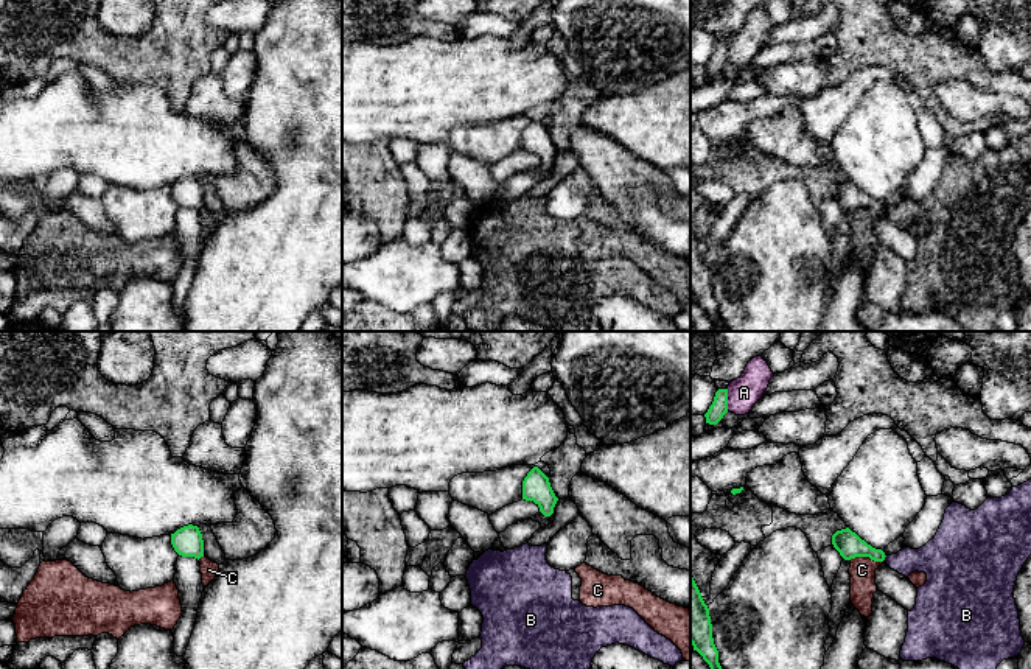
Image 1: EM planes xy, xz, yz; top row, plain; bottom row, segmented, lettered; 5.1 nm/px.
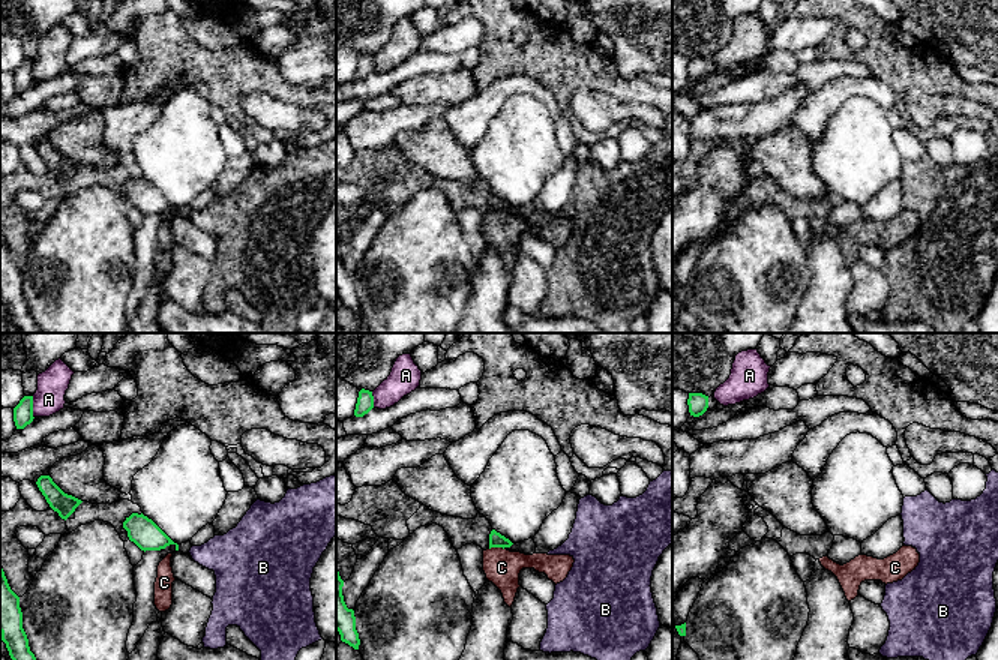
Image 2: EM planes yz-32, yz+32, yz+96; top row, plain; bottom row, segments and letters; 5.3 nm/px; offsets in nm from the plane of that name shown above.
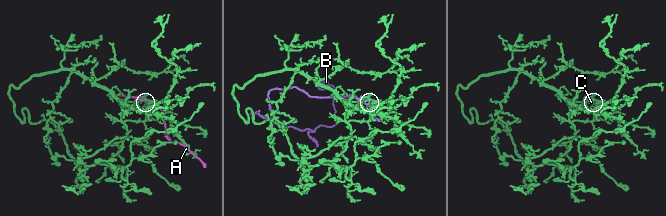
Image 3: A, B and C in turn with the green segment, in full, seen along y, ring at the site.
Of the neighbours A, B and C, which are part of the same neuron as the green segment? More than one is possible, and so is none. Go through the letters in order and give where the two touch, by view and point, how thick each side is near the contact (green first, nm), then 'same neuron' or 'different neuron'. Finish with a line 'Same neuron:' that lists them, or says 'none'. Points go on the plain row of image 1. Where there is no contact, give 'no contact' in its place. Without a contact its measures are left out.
A: meets green in yz at (726, 52); 90 nm thick on the green side, 160 nm on the other; different neuron
B: meets green in yz at (885, 207); 140 nm thick on the green side, 170 nm on the other; different neuron
C: meets green in yz at (866, 207); 140 nm thick on the green side, 130 nm on the other; different neuron
Same neuron: none

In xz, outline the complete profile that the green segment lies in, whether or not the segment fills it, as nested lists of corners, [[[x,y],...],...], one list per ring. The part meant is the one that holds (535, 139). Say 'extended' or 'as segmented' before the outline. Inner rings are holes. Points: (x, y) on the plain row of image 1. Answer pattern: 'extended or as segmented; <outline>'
as segmented; [[[533,118],[522,132],[522,151],[533,152],[544,168],[554,165],[558,149],[550,138],[549,129],[538,118]]]

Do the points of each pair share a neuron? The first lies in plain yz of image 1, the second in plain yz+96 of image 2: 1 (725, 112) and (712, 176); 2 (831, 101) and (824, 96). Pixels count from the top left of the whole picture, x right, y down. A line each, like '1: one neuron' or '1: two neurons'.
1: two neurons
2: one neuron

